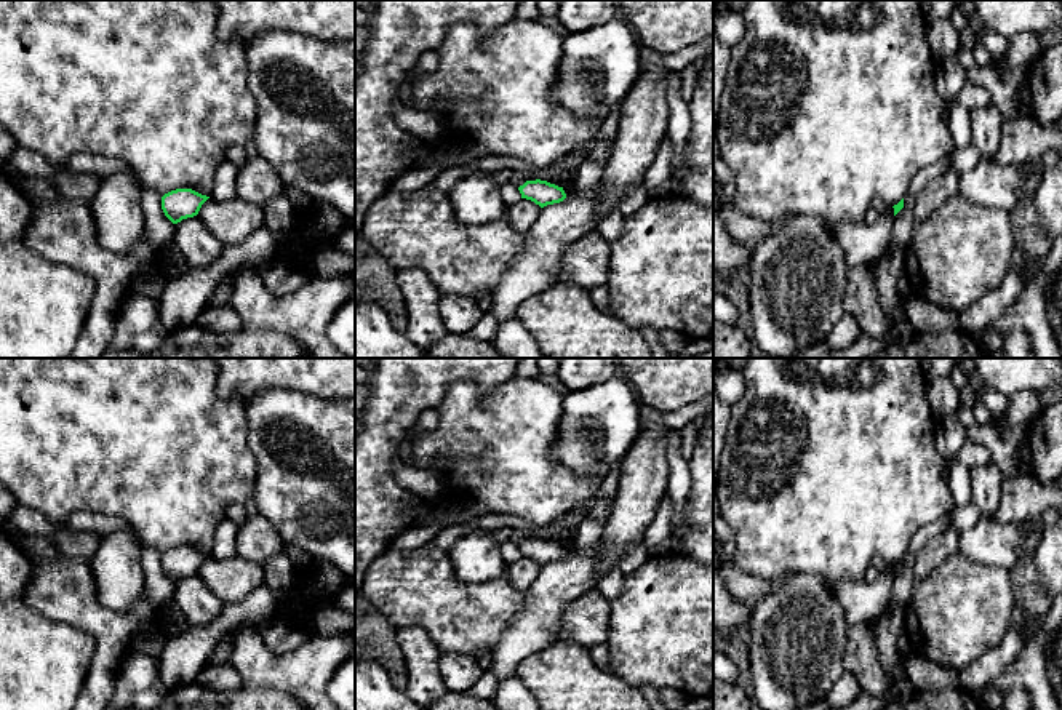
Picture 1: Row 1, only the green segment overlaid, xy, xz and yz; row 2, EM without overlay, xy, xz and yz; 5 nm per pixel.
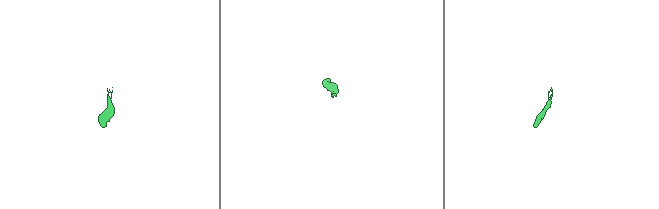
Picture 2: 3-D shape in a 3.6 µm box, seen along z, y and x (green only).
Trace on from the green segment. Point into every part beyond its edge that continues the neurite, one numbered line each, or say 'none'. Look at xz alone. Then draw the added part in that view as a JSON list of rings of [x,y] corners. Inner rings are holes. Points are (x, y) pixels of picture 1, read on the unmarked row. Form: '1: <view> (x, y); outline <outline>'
none

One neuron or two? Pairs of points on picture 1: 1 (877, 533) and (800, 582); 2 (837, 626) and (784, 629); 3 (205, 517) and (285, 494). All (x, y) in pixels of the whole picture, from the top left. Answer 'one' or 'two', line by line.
1: two
2: one
3: two

